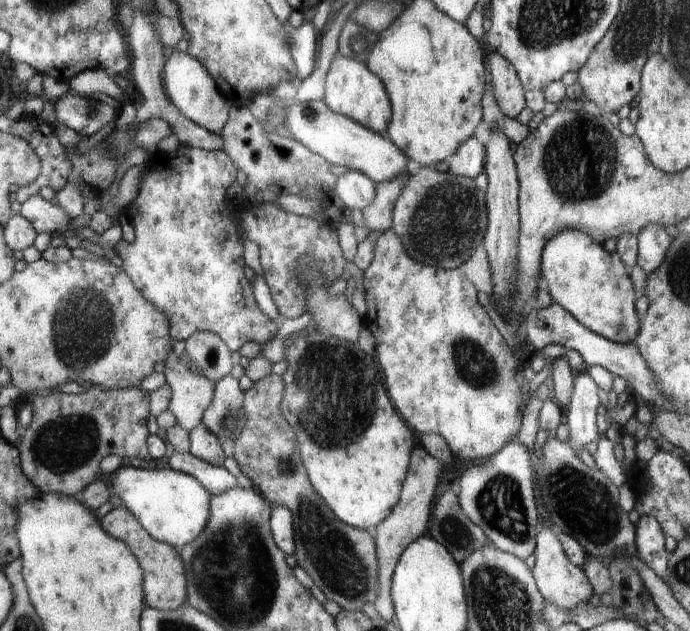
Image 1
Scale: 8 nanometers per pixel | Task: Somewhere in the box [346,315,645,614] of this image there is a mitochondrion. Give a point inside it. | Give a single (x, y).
(581, 500)

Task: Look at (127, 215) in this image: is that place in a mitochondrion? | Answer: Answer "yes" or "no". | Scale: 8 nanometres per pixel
no

